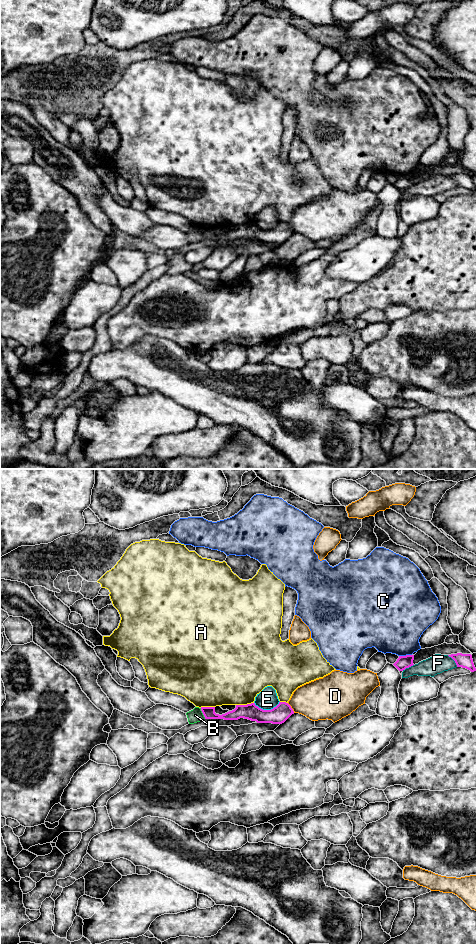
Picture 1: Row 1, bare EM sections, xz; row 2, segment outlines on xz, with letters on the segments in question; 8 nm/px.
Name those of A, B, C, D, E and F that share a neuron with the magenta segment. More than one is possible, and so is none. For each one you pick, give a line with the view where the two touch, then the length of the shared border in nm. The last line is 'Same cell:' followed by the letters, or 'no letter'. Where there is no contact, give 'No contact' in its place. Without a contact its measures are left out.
Same cell: no letter

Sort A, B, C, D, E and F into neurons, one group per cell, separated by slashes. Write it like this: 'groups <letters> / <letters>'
groups A / B / C / D / E / F

